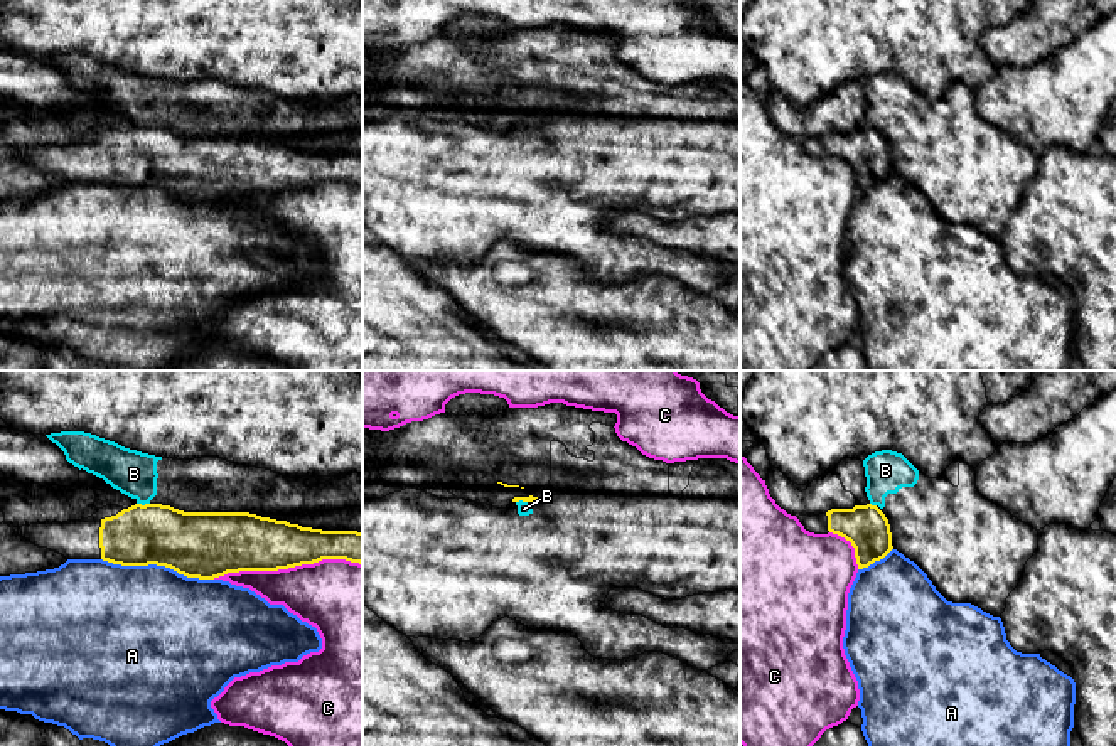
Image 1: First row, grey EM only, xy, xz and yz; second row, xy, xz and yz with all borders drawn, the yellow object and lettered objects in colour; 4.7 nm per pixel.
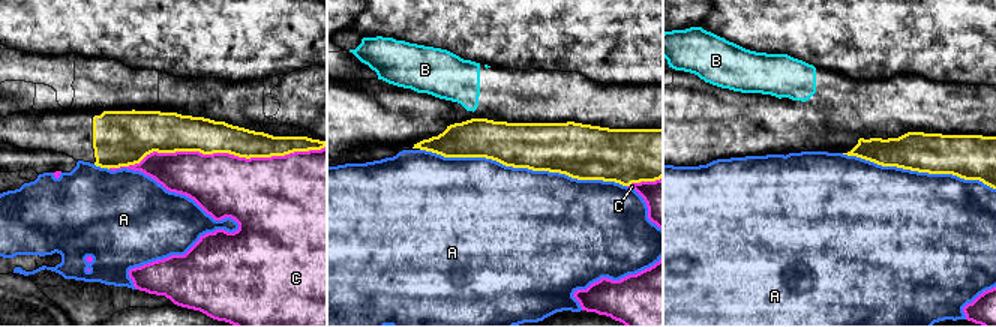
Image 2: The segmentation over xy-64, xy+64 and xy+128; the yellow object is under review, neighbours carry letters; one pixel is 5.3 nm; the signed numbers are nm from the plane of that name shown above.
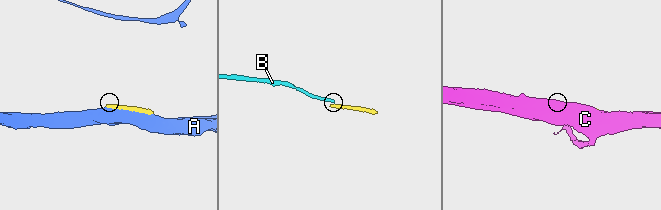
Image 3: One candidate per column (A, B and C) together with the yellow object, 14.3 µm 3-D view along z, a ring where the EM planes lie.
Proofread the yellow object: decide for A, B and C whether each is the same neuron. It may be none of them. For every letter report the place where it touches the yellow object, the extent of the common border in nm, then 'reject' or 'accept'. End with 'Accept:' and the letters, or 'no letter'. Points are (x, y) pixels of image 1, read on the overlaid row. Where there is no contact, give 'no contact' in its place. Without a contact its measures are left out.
A: xy (157, 565) | 550 nm | reject
B: xy (145, 504) | 60 nm | reject
C: xy (287, 568) | 700 nm | reject
Accept: no letter

